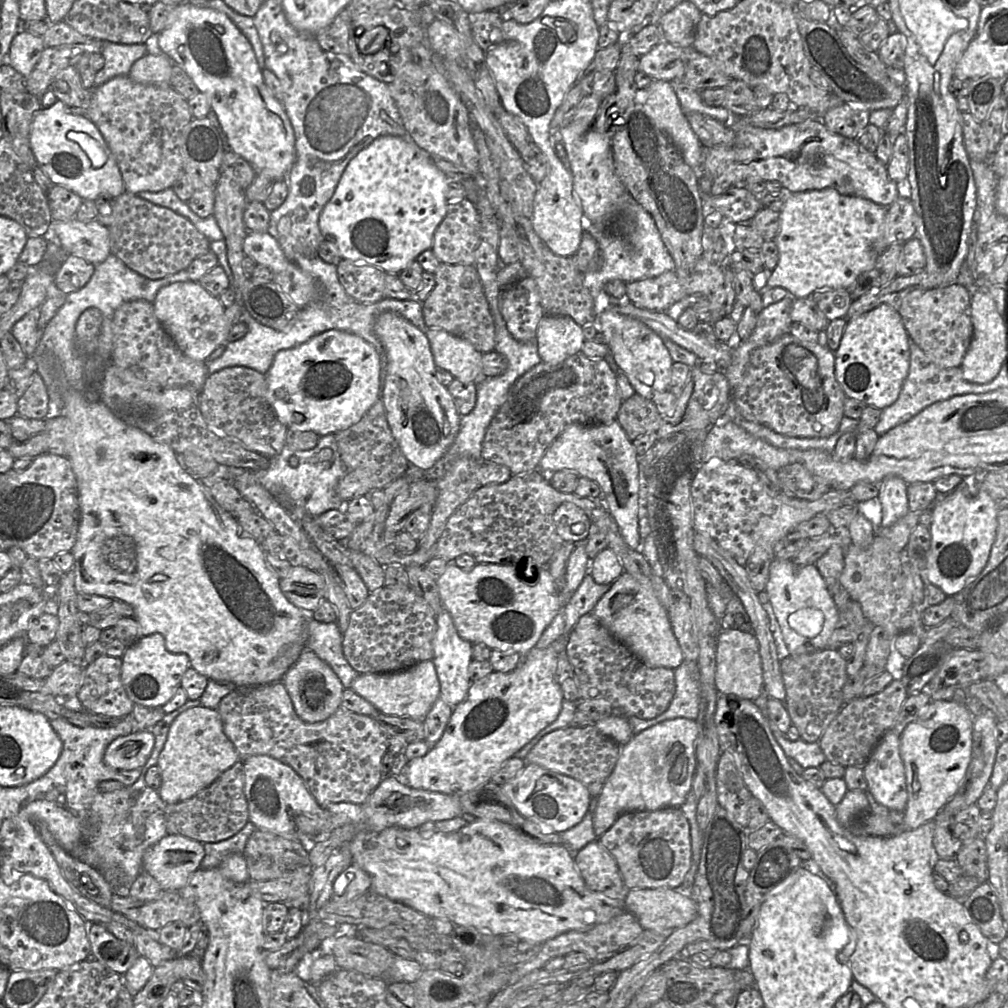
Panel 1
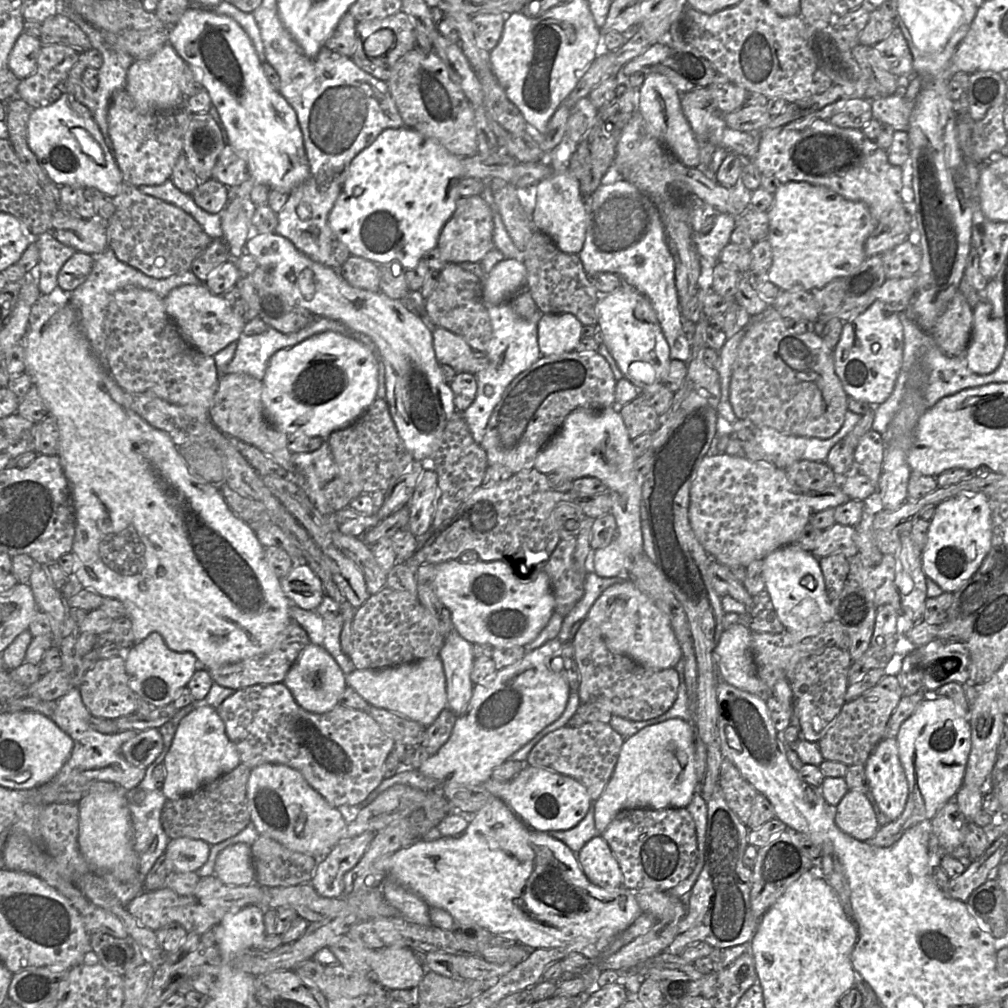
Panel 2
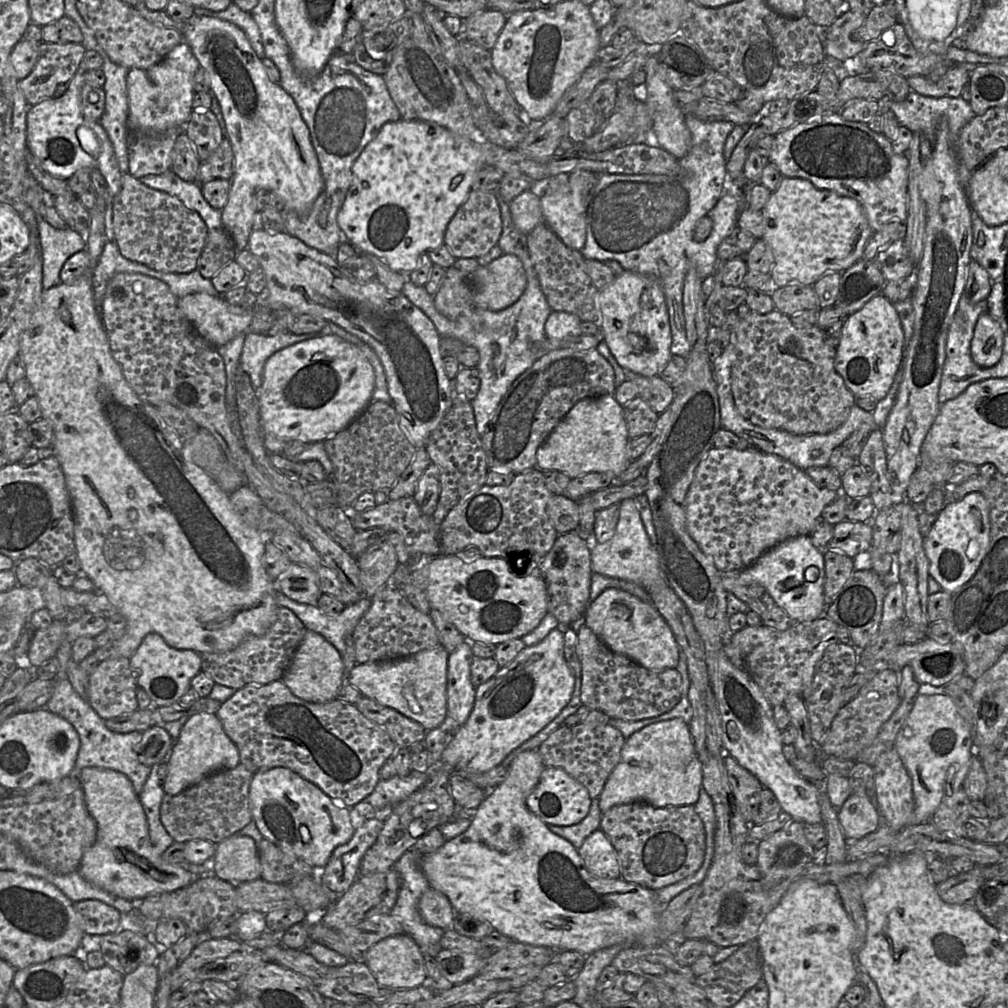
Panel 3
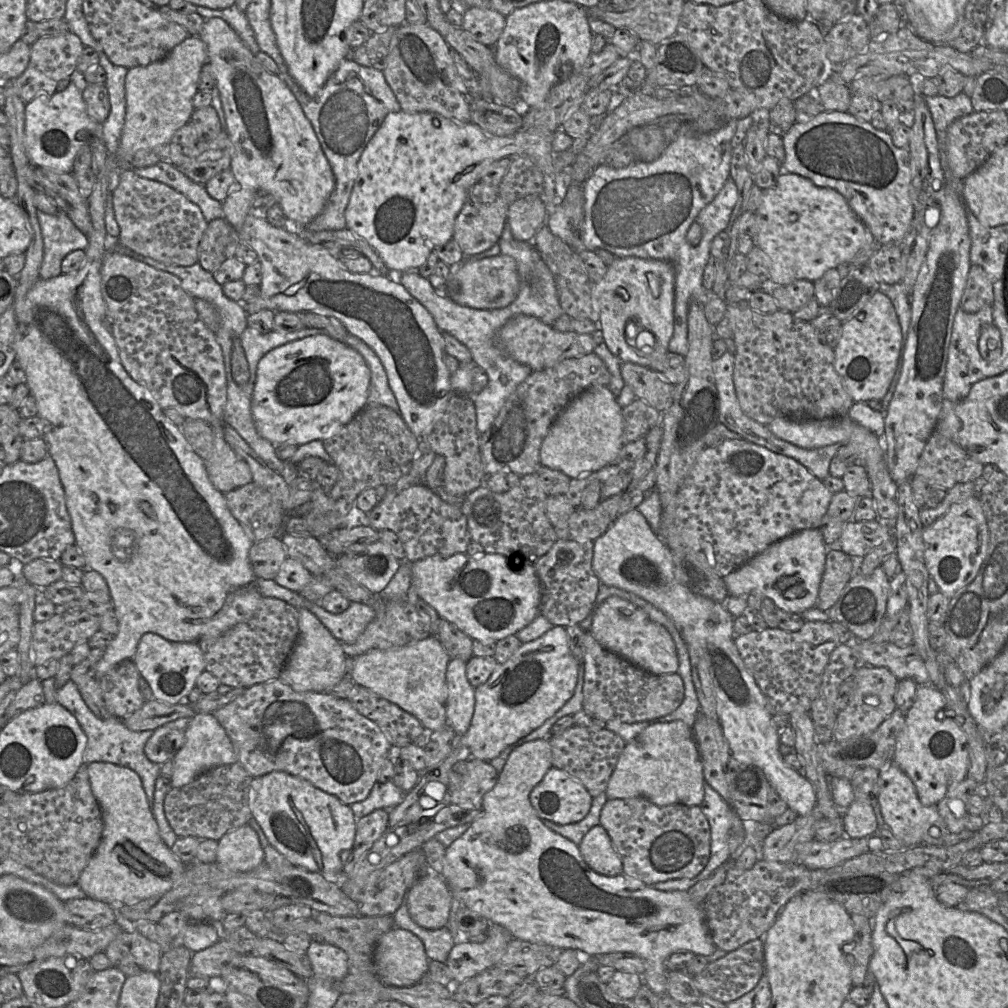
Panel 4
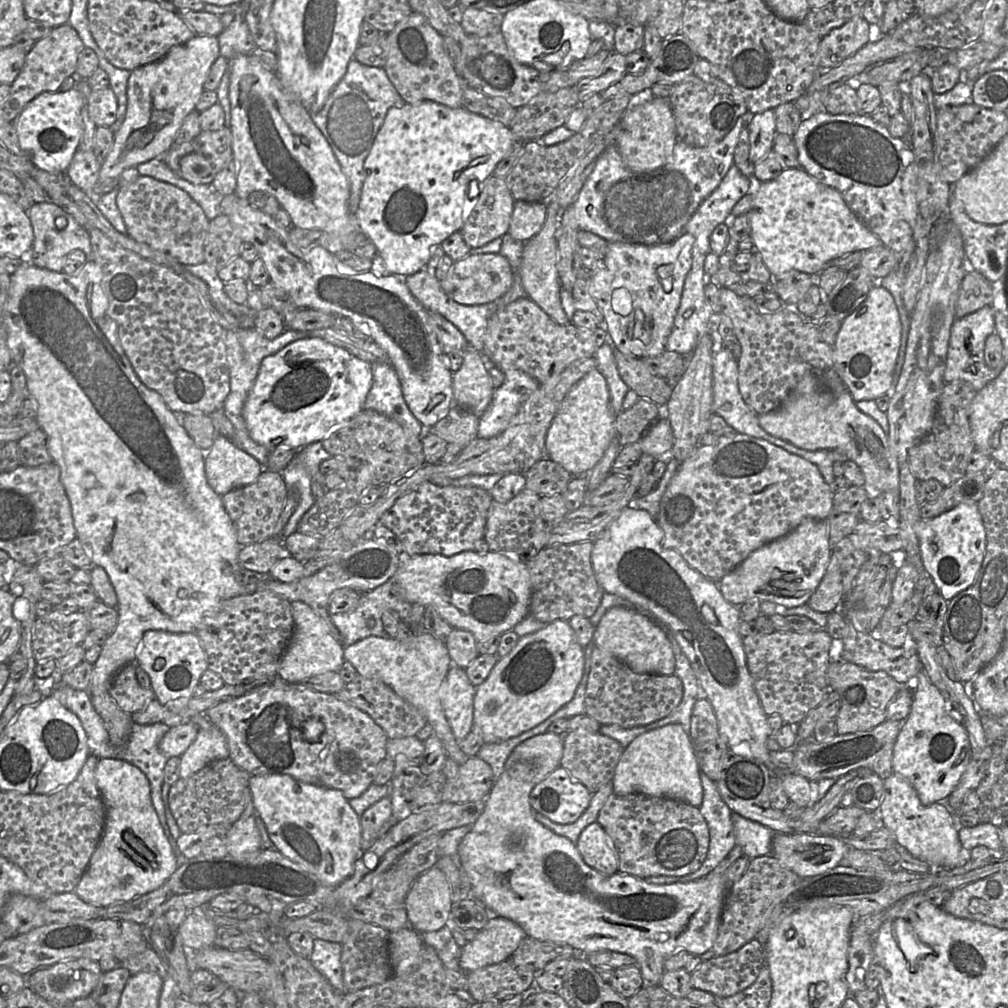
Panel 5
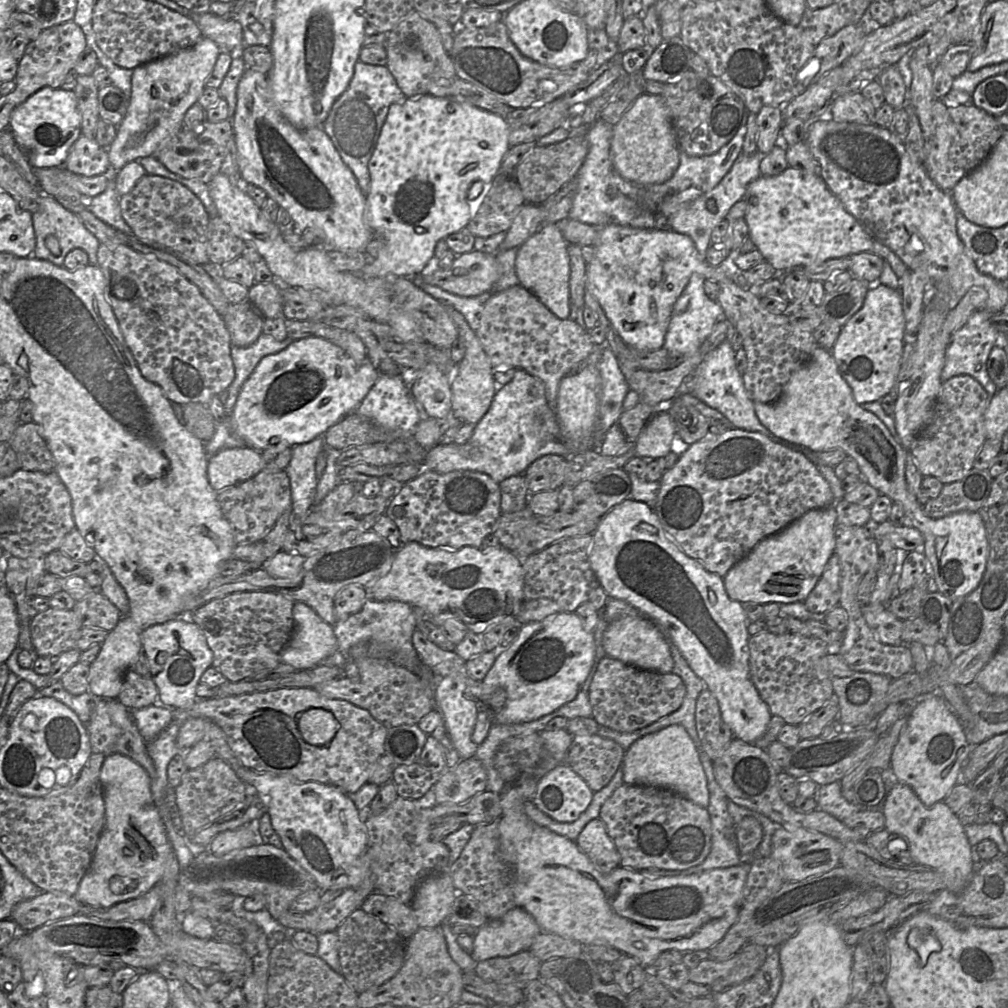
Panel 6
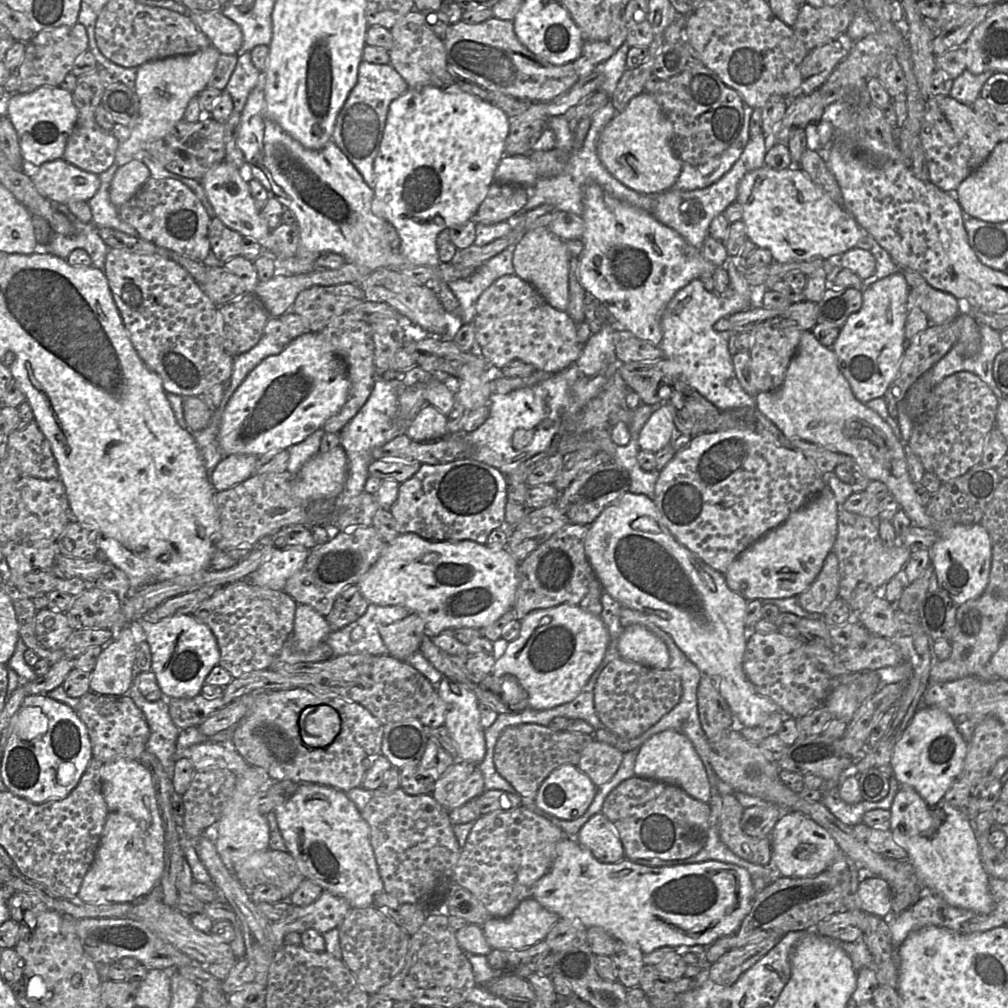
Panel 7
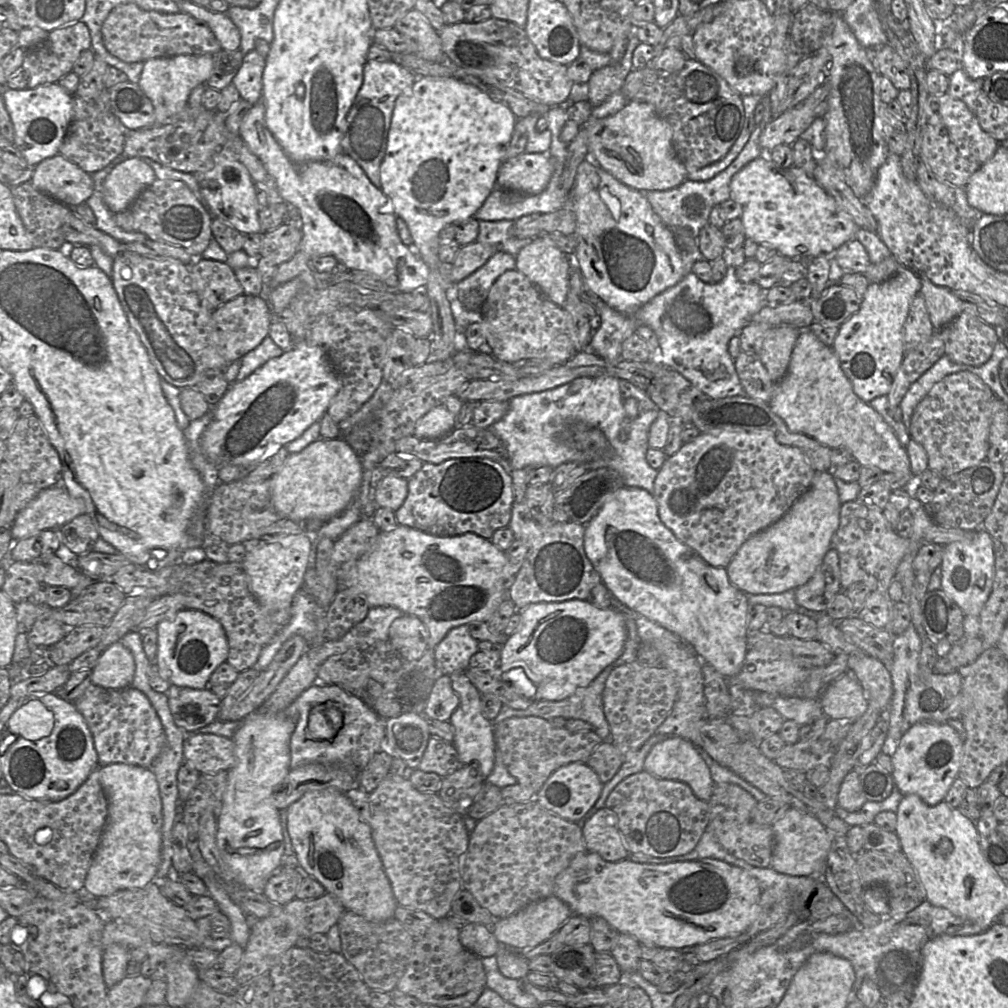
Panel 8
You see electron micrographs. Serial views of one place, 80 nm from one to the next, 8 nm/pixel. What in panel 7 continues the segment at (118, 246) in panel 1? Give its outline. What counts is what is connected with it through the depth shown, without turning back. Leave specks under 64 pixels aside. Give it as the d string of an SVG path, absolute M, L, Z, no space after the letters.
M150 177L131 199L119 207L119 215L124 222L137 230L140 238L158 247L199 262L203 262L211 251L211 218L196 194L178 180Z

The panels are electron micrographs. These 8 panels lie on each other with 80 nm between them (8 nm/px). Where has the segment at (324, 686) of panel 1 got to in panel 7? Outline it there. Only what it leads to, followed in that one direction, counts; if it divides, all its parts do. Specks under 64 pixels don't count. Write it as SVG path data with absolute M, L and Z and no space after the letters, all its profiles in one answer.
M298 604L295 610L294 626L292 630L292 642L294 649L299 652L307 652L324 642L331 630L326 618L314 608L306 604Z

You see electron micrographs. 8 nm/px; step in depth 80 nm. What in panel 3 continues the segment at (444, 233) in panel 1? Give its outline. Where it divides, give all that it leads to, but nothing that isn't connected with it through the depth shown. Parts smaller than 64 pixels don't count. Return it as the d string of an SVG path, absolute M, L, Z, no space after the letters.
M471 190L464 203L458 208L448 223L443 244L447 246L451 255L456 259L477 259L497 245L501 232L501 211L496 194Z

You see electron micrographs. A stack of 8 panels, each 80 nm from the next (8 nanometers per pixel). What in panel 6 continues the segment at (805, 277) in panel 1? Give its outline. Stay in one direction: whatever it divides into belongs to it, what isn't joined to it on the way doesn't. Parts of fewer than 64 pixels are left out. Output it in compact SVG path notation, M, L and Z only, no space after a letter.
M788 166L778 175L760 176L751 182L742 199L746 202L744 219L749 238L777 273L817 266L828 259L850 257L860 252L881 256L898 278L908 269L890 248L872 237L844 208L821 176Z

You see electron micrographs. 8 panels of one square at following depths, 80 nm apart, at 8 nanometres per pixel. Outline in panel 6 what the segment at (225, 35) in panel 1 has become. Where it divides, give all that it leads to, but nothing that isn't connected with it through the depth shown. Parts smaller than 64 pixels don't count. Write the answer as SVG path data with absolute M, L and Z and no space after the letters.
M247 68L245 70L237 88L237 104L234 117L232 118L232 126L238 151L239 176L245 182L256 185L266 191L268 197L274 199L281 208L284 208L288 211L293 221L298 224L301 229L320 232L318 239L323 242L324 247L315 248L323 248L327 252L331 250L350 250L364 252L366 245L374 235L370 227L365 222L366 196L362 193L355 176L343 162L331 139L324 132L324 130L322 128L306 129L297 127L282 112L273 97L267 74L261 73L251 68Z

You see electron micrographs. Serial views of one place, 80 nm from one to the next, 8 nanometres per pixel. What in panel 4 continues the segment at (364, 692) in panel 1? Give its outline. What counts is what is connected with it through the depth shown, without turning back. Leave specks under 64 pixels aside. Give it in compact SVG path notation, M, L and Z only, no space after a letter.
M431 635L413 644L388 650L372 649L362 655L351 658L354 659L351 680L354 684L369 688L380 697L398 705L415 716L426 730L437 731L448 725L446 716L446 670L450 657L437 636Z

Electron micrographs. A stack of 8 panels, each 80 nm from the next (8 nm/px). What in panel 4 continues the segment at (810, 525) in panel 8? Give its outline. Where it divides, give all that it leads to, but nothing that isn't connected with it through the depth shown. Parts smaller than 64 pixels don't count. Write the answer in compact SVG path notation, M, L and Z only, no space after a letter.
M819 528L804 529L796 532L773 543L764 551L726 575L723 579L728 595L746 597L750 593L761 593L763 598L772 599L778 609L788 613L801 614L816 605L824 573L827 550L828 546L825 544Z

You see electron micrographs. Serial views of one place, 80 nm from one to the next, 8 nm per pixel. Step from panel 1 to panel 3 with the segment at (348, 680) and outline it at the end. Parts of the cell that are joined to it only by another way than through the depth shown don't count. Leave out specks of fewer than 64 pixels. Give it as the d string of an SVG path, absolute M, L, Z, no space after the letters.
M276 588L275 600L278 606L291 610L304 624L307 630L322 635L341 654L346 650L345 640L352 636L353 631L371 606L370 598L348 604L339 614L328 615L317 606L296 602Z

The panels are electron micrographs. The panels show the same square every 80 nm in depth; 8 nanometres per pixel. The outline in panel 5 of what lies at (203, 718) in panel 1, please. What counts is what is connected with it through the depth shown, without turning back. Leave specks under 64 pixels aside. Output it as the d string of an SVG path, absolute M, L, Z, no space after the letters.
M216 726L199 729L196 738L180 756L180 778L186 778L209 763L229 758L229 749L223 732Z

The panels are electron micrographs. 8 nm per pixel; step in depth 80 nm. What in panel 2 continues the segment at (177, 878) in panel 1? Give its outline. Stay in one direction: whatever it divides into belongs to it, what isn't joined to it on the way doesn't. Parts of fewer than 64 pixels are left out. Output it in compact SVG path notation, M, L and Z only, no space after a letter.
M182 837L170 839L164 854L172 862L172 872L195 872L207 861L210 847L202 840Z

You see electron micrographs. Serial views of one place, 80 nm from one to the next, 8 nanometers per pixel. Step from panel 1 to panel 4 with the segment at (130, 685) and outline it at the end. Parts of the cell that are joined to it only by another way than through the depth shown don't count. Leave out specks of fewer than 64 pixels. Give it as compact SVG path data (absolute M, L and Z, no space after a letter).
M147 632L141 637L132 661L139 675L148 682L153 698L166 704L185 702L190 691L196 687L198 676L205 670L205 659L198 642L172 642L152 632Z

